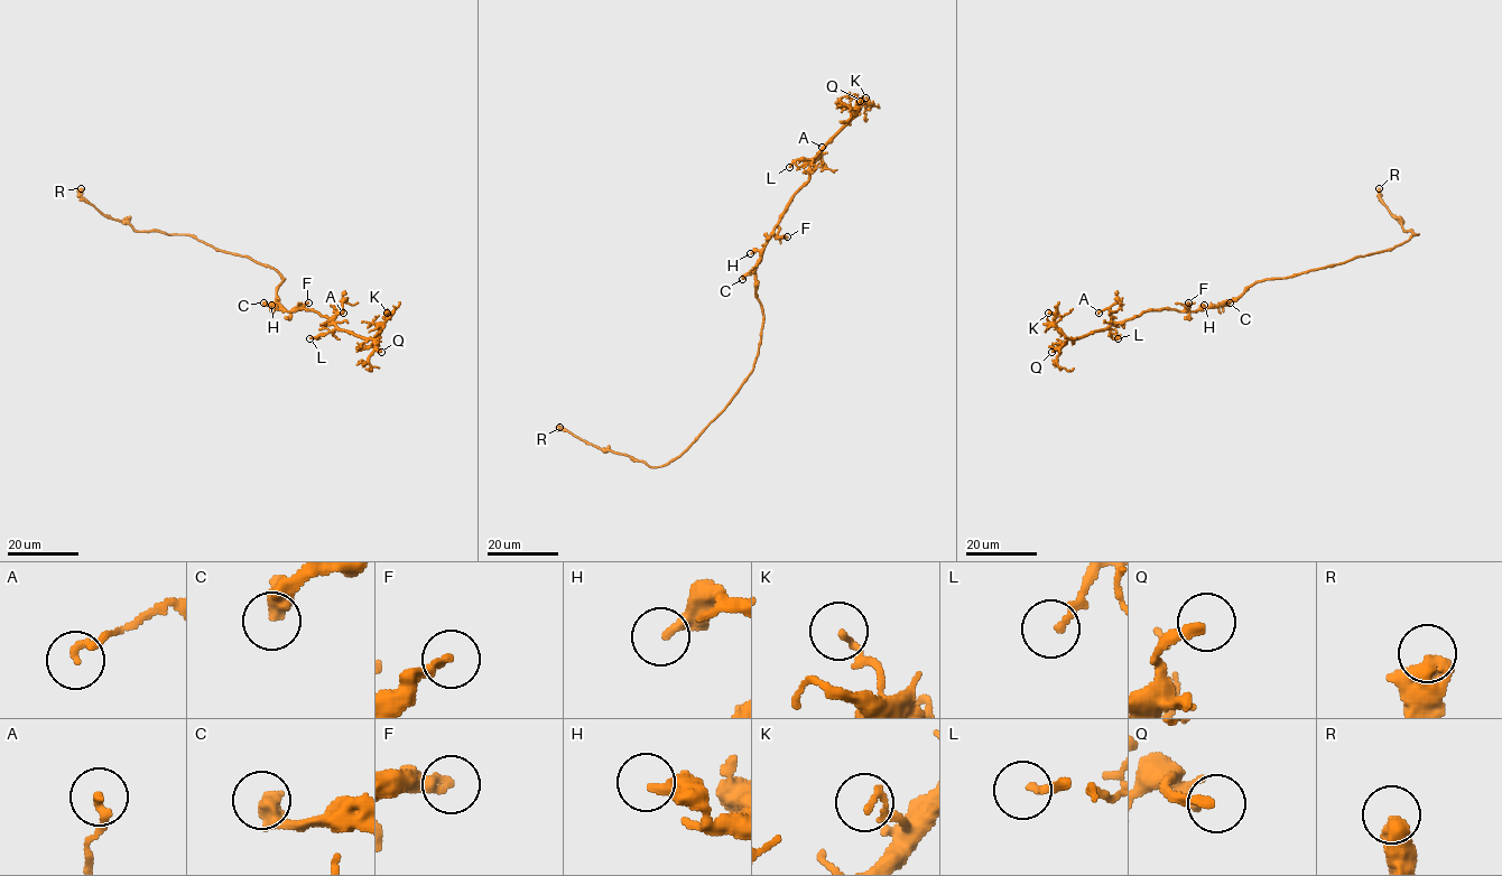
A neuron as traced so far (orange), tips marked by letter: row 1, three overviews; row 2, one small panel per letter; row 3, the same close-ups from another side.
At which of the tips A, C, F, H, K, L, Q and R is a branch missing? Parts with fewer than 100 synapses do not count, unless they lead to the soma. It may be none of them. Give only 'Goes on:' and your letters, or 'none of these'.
Goes on: Q

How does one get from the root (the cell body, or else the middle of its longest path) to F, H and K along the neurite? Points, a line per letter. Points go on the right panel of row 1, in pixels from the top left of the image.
F: (1280, 278), (1255, 281), (1238, 298), (1199, 310), (1187, 311), (1188, 303)
H: (1280, 278), (1255, 281), (1231, 300), (1201, 308), (1204, 305)
K: (1280, 278), (1255, 281), (1238, 298), (1199, 310), (1148, 309), (1077, 338), (1068, 338), (1048, 313)

